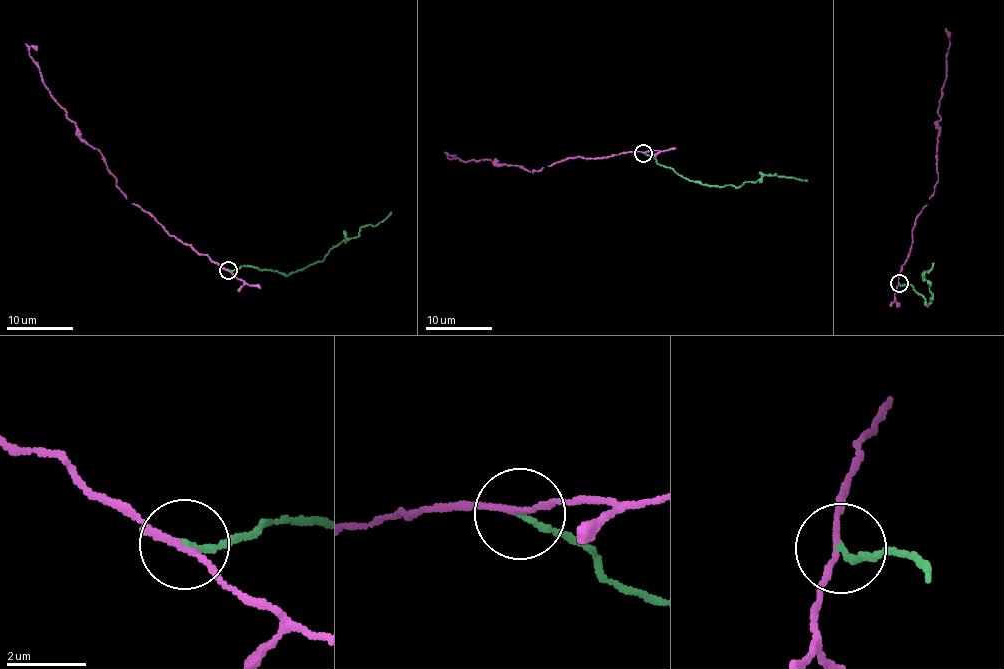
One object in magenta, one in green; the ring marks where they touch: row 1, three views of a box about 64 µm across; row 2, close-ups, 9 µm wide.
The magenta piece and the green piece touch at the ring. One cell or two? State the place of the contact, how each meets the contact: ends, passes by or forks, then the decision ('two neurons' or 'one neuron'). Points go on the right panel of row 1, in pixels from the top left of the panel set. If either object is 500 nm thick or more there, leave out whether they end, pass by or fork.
place (899, 283); magenta passes by; green ends; two neurons

